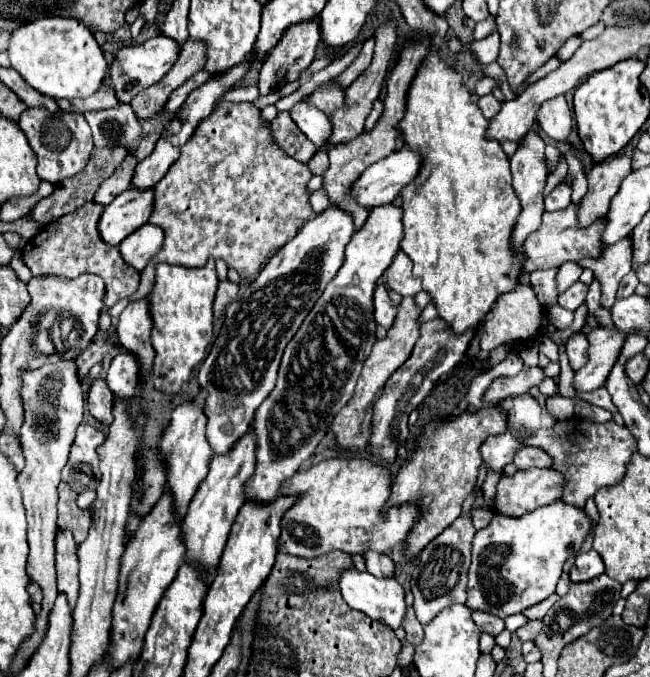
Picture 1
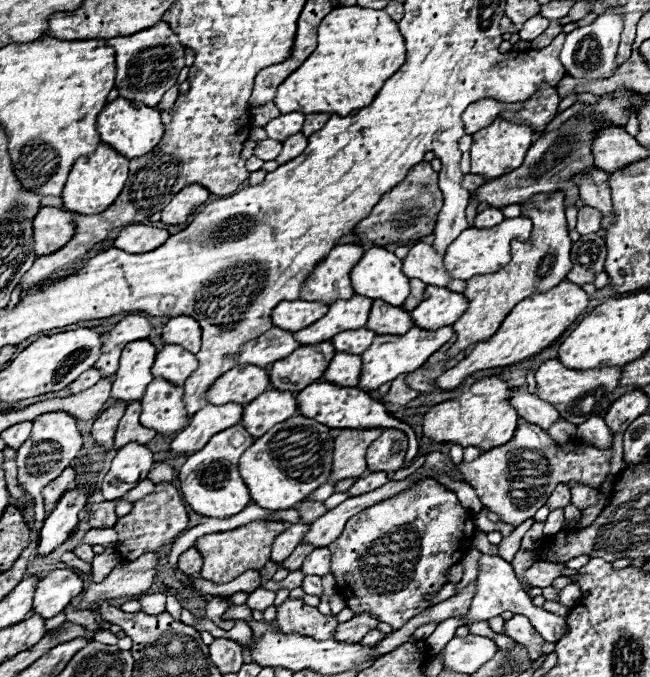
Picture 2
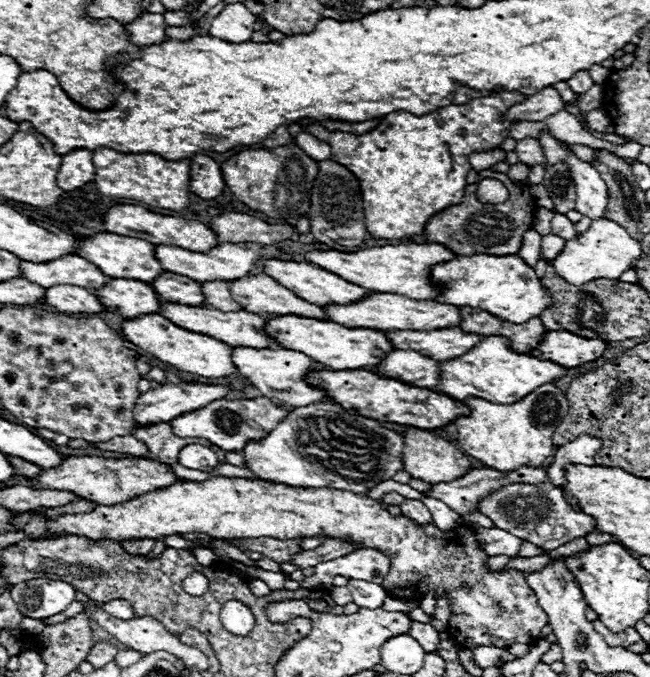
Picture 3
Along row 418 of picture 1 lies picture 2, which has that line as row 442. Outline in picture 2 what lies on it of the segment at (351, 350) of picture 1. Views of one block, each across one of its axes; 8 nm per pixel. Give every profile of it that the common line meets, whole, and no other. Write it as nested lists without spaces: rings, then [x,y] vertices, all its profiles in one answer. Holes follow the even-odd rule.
[[[292,416],[254,440],[254,444],[240,456],[240,474],[248,486],[250,498],[260,508],[294,508],[328,480],[332,470],[332,450],[334,438],[324,424],[312,418]]]

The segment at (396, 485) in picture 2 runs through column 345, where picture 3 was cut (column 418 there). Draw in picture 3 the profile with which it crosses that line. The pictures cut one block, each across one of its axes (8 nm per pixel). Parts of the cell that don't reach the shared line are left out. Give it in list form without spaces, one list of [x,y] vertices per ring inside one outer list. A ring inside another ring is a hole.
[[[406,500],[400,508],[402,508],[402,516],[412,518],[412,522],[420,522],[420,526],[426,526],[428,522],[432,522],[430,510],[418,500]]]

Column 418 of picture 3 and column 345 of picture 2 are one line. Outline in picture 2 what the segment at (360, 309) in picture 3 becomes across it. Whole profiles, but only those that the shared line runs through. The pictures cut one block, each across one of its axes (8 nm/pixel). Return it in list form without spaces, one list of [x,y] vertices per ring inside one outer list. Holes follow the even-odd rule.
[[[352,296],[350,300],[336,300],[324,318],[316,320],[312,326],[296,332],[300,344],[318,344],[334,338],[344,330],[358,330],[366,326],[372,300]]]

